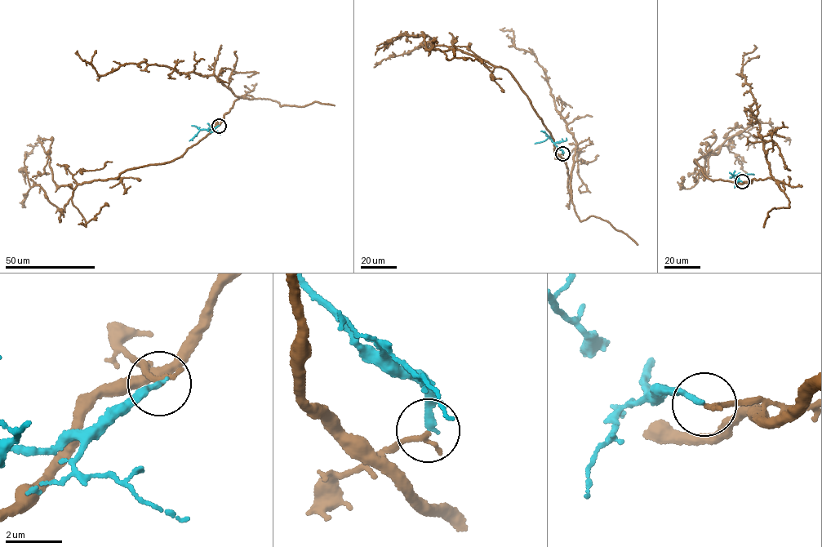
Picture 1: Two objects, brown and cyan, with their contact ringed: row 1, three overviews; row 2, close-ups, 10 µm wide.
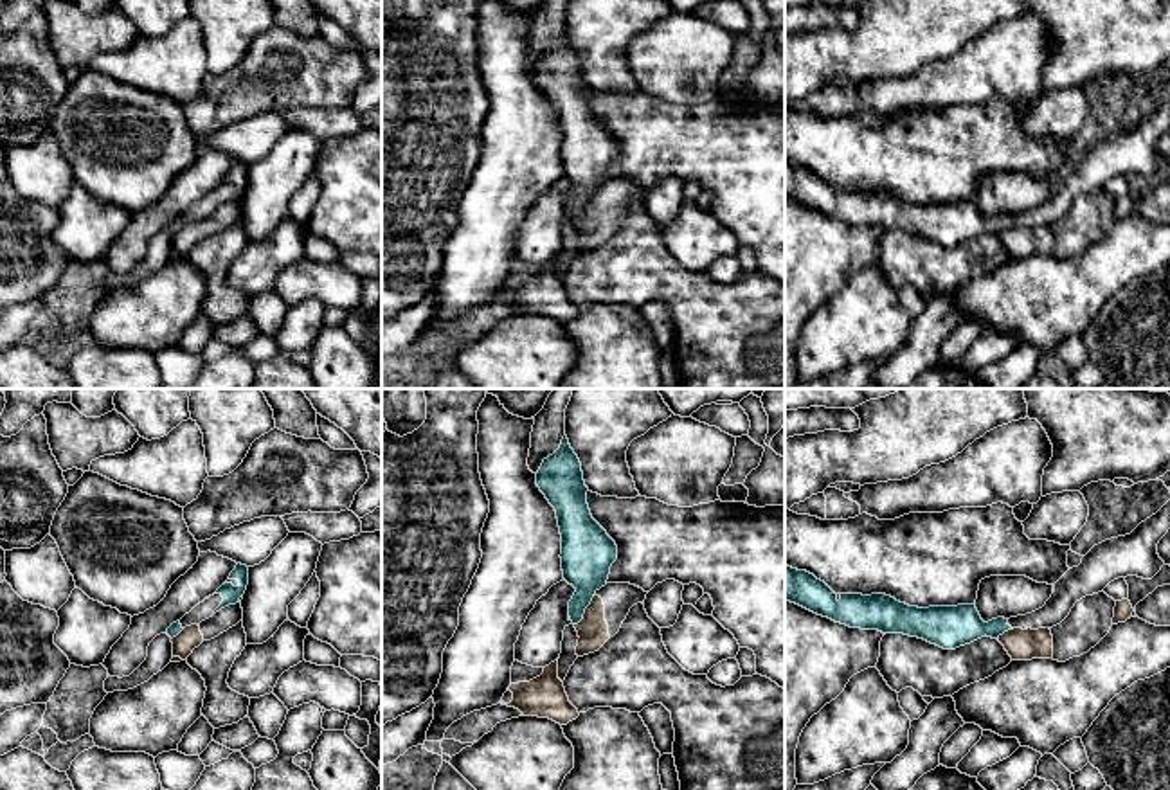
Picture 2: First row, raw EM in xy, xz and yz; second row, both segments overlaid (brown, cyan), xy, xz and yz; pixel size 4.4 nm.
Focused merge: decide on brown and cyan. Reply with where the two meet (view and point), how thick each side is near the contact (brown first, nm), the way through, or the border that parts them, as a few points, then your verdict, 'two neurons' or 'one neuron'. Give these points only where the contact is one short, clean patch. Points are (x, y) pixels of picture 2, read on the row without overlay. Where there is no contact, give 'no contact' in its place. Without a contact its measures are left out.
xz (585, 206) | 140/240 nm | along xz (594, 189), (584, 213), (575, 222) | two neurons

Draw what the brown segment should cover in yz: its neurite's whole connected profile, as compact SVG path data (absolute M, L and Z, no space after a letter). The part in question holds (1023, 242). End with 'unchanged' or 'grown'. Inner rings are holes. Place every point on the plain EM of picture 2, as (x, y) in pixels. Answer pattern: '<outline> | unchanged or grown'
M1013 225L999 232L997 238L1004 243L1012 257L1053 254L1053 232L1049 225Z | unchanged

